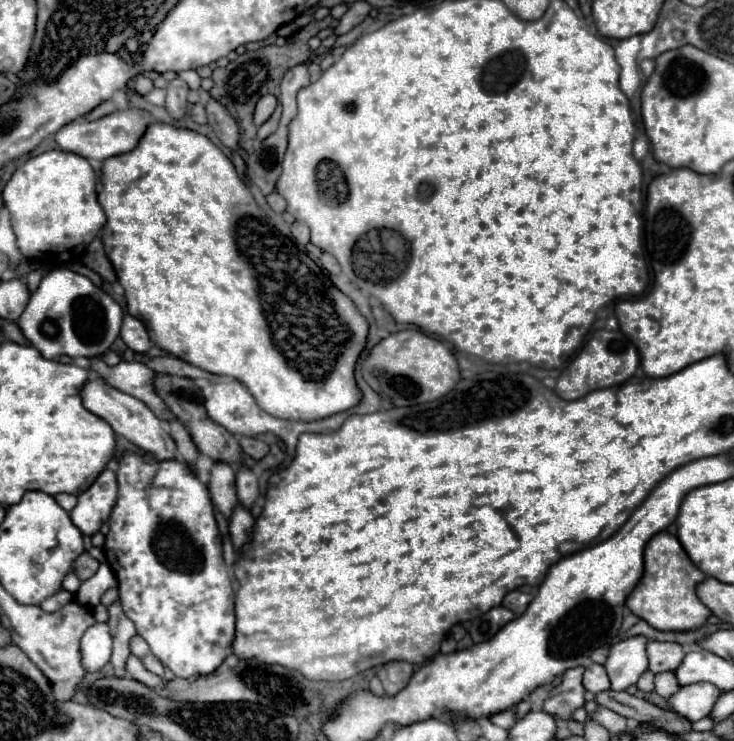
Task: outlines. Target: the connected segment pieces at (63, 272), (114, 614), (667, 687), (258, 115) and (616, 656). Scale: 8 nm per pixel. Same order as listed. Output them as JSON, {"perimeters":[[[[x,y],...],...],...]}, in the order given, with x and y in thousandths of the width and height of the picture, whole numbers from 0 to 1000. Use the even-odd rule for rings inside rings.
{"perimeters":[[[[78,362],[61,370],[20,437],[29,443],[37,462],[56,475],[59,483],[78,483],[83,478],[91,478],[97,483],[132,483],[143,478],[159,459],[165,432],[168,418],[146,394],[138,391],[135,405],[135,389],[121,375],[91,362]]],[[[162,810],[149,818],[149,839],[146,842],[149,842],[151,858],[154,858],[151,896],[154,896],[159,912],[170,912],[170,891],[178,883],[176,864],[184,858],[184,842],[168,829]]],[[[901,907],[901,910],[892,912],[892,934],[895,934],[898,939],[911,942],[911,939],[917,939],[925,928],[928,928],[928,926],[925,926],[925,920],[922,920],[922,915],[920,915],[917,907]]],[[[366,127],[366,130],[358,130],[358,132],[350,138],[350,146],[347,146],[347,167],[356,170],[358,165],[364,165],[366,157],[372,154],[375,143],[377,143],[377,132],[375,132],[375,130],[369,130],[369,127]]],[[[860,858],[832,872],[832,883],[824,893],[824,901],[832,915],[835,931],[851,931],[854,926],[868,923],[871,912],[881,904],[884,899],[879,883],[881,866],[884,864],[879,858]]]]}

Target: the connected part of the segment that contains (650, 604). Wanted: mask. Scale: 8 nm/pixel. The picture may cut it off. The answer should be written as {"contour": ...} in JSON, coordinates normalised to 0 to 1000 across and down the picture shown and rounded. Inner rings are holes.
{"contour":[[[898,718],[879,737],[879,775],[851,815],[865,831],[876,834],[895,850],[944,850],[969,829],[947,802],[947,791],[958,780],[960,775],[933,748],[922,723]]]}

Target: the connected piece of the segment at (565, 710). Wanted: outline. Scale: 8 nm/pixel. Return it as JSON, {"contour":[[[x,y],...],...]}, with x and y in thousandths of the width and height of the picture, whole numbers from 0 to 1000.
{"contour":[[[794,899],[778,901],[767,910],[767,920],[751,931],[748,942],[743,945],[743,961],[767,972],[778,972],[778,964],[797,950],[794,937]]]}

